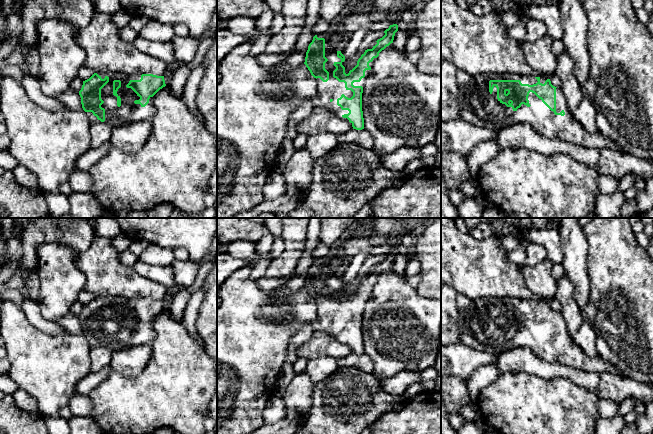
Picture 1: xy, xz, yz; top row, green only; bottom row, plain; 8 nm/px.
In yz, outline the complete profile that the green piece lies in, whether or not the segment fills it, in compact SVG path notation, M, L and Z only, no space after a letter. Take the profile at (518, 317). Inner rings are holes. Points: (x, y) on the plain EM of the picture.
M485 297L471 301L468 308L459 310L458 329L461 343L477 351L499 355L507 350L527 347L540 358L558 362L586 372L610 372L624 376L601 356L587 355L569 334L563 315L551 308L549 301L519 298Z

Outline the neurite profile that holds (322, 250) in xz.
M321 243L313 251L311 256L314 260L318 259L318 258L322 258L322 257L325 257L326 255L328 255L329 250L330 250L330 246Z

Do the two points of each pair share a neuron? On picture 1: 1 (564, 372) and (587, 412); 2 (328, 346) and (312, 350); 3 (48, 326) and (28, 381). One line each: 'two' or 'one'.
1: two
2: one
3: two

